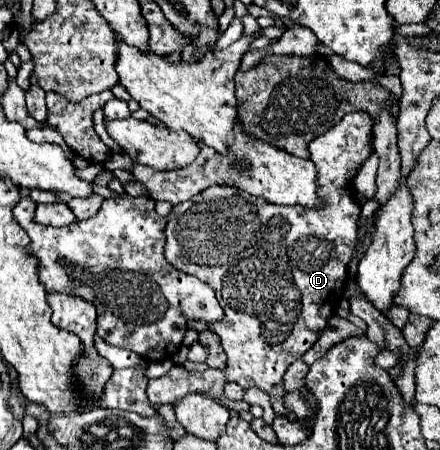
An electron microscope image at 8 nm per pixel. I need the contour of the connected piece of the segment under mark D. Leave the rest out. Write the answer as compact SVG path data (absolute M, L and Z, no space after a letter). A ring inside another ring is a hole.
M362 111L346 115L332 131L320 135L320 139L314 139L310 149L310 159L314 161L318 169L318 183L320 183L320 195L330 197L326 201L324 209L306 209L296 205L274 205L264 201L262 197L254 197L246 191L240 191L238 187L230 185L214 185L198 193L194 199L188 199L180 205L174 205L168 213L166 223L166 249L164 255L168 263L172 263L176 269L180 269L186 275L198 277L206 285L210 285L216 295L222 301L224 319L214 325L206 325L200 321L188 323L188 329L196 331L214 331L218 337L222 337L224 351L228 355L228 367L226 369L208 368L204 372L186 371L183 365L174 364L172 369L158 379L150 379L148 383L148 399L152 407L160 405L176 405L182 397L188 394L199 393L214 397L221 405L237 413L248 411L250 405L238 404L224 397L222 389L226 381L236 381L244 389L256 385L264 389L270 395L272 407L278 415L286 415L290 419L296 419L292 413L284 409L284 385L282 377L290 363L300 359L312 343L316 343L320 331L324 329L328 317L336 311L338 299L342 295L344 283L348 279L348 263L350 263L357 241L357 223L361 213L361 207L355 202L352 175L360 169L362 161L370 155L370 137L372 137L372 119L370 115L364 115Z

